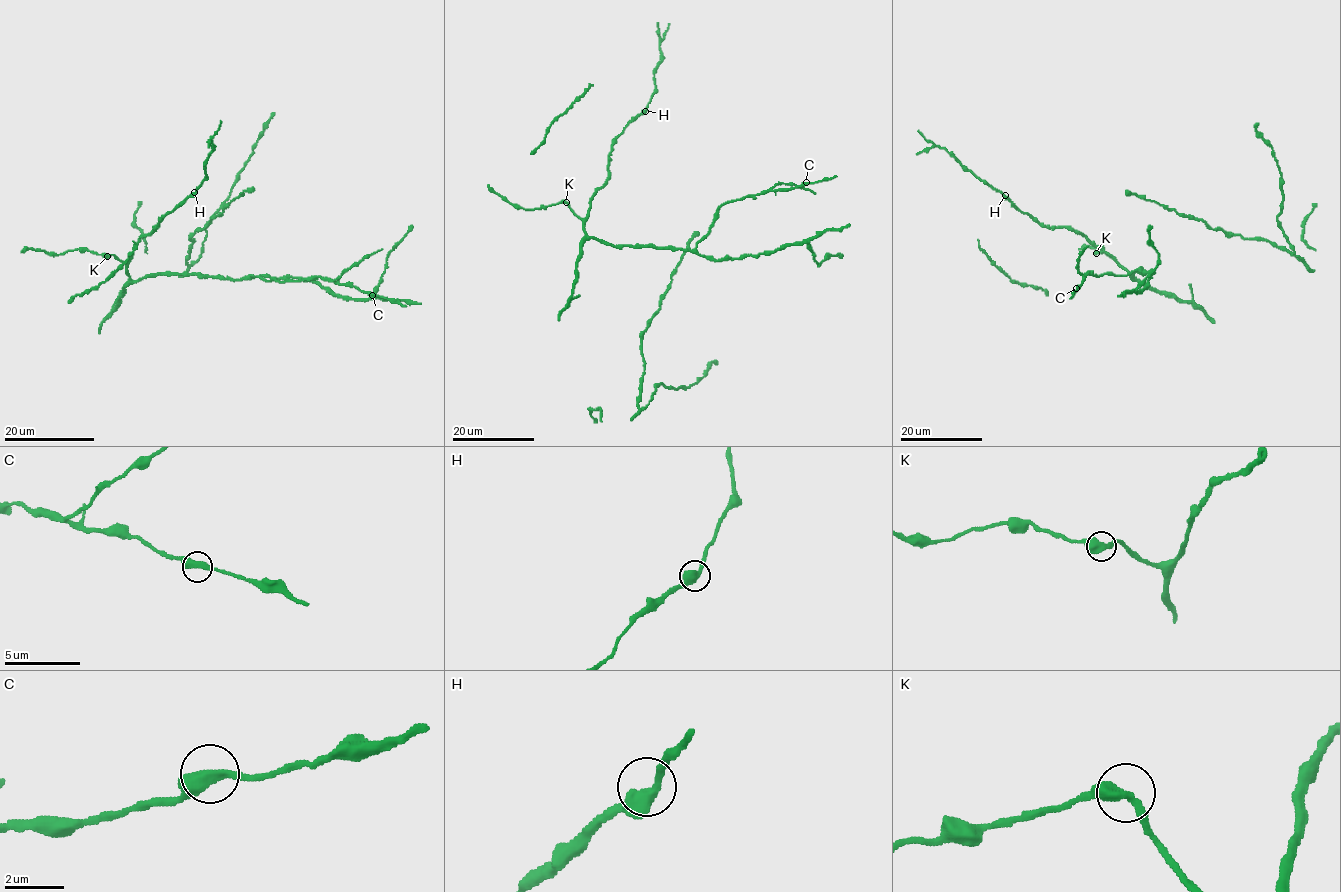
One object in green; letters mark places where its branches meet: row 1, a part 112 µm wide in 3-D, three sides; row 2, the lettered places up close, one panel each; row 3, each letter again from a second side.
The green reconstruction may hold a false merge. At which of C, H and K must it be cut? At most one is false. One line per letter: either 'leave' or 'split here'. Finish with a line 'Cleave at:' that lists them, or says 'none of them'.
C: leave
H: leave
K: leave
Cleave at: none of them

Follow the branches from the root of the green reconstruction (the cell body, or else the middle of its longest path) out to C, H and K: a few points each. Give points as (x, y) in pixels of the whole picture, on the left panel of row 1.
C: (219, 275), (233, 279), (259, 276), (264, 280), (280, 281), (321, 277), (351, 284), (372, 295)
H: (219, 275), (157, 275), (132, 281), (127, 271), (127, 262), (136, 243), (194, 192)
K: (219, 275), (157, 275), (132, 281), (127, 264), (112, 254), (108, 255)

